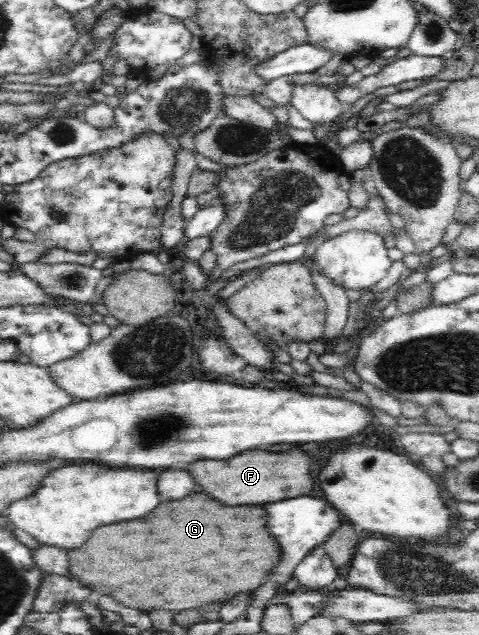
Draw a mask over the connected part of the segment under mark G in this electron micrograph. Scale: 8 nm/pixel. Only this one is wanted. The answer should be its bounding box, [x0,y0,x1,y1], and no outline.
[60,492,281,610]

